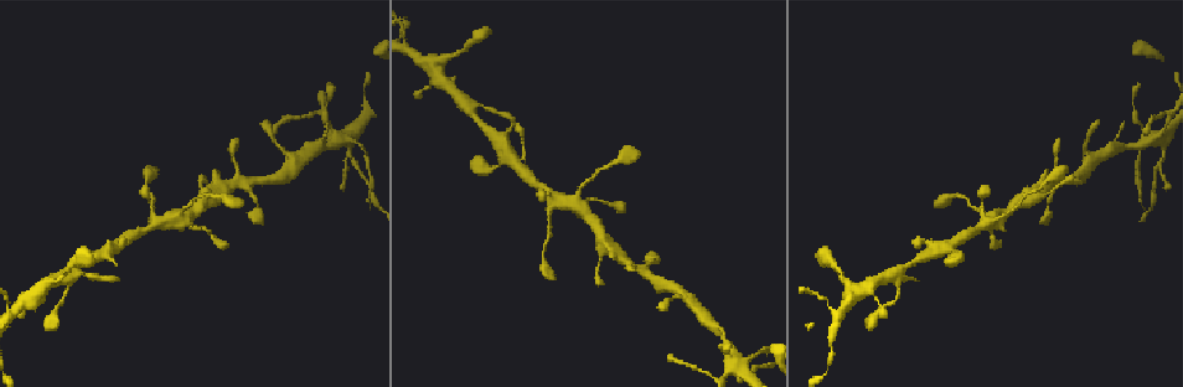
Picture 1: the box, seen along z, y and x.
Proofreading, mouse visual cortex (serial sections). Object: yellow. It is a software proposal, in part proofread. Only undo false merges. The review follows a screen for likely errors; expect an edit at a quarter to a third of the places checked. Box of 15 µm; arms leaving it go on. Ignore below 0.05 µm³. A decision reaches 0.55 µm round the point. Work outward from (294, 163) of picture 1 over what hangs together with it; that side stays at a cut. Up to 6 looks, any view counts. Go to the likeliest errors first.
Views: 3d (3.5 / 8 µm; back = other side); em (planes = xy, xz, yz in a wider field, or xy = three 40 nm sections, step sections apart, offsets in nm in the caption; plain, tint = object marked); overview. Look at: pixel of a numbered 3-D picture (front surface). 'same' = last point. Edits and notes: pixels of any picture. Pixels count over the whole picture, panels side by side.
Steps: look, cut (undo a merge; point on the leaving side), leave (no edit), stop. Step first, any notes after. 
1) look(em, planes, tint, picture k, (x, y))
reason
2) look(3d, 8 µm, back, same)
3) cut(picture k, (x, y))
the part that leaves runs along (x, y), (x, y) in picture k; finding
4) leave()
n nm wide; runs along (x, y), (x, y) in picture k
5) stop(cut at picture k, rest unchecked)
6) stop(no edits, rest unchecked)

look(3d, 3.5 µm, picture 1, (1168, 113))
three arms meet

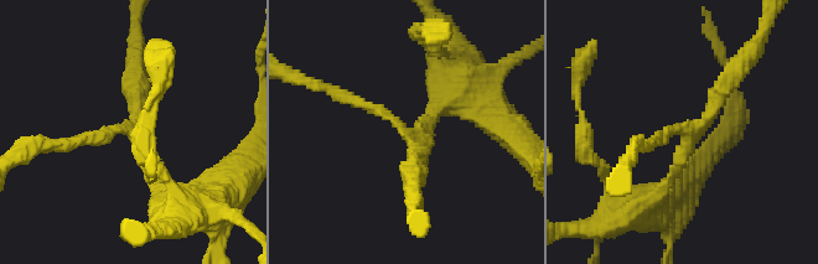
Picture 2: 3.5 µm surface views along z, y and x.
look(em, xy, step 3, tint, picture 2, (394, 124))
3 arms; arms of 150, 150, 250 nm; need the tissue

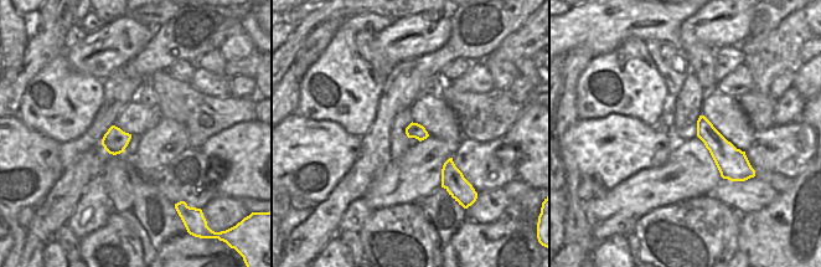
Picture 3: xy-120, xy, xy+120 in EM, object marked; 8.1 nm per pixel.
leave()
120 nm wide; runs along (156, 185), (127, 128), (46, 143) in picture 2; all the same cell

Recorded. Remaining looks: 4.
look(3d, 8 µm, picture 1, (246, 181))
two arms in line, one across

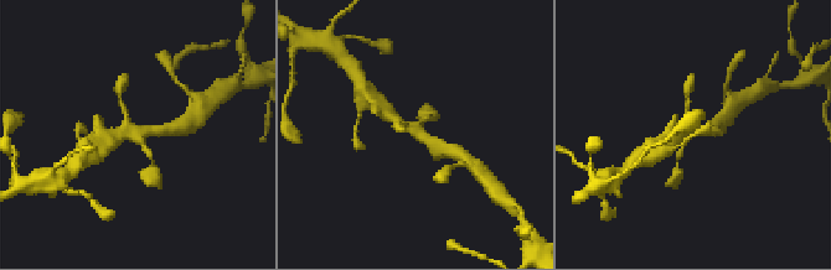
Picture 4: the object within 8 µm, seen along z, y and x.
look(em, planes, tint, picture 4, (414, 133))
need the tissue

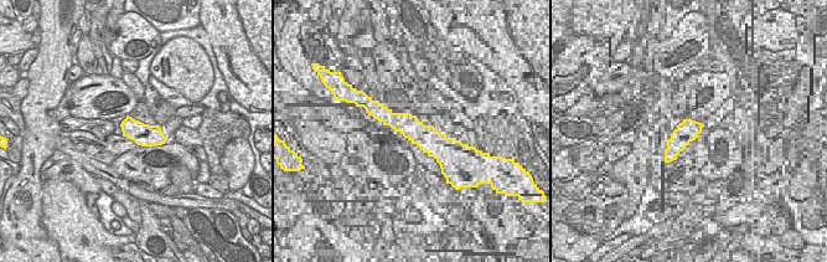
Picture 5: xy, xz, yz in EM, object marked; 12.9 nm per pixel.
leave()
runs along (447, 149), (438, 148), (386, 113) in picture 4; one cell here

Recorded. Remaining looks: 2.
look(3d, 3.5 µm, picture 1, (469, 109))
thin neck

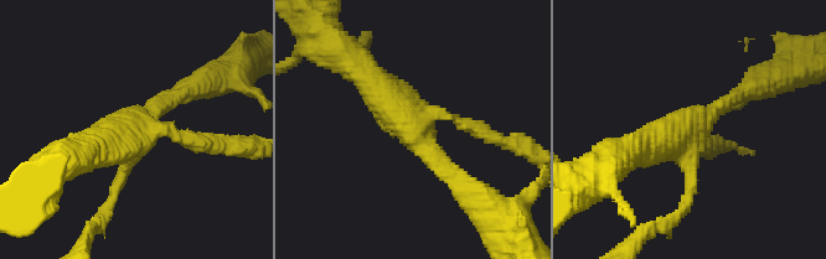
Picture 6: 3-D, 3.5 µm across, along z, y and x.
look(em, xy, step 5, tint, picture 6, (414, 130))

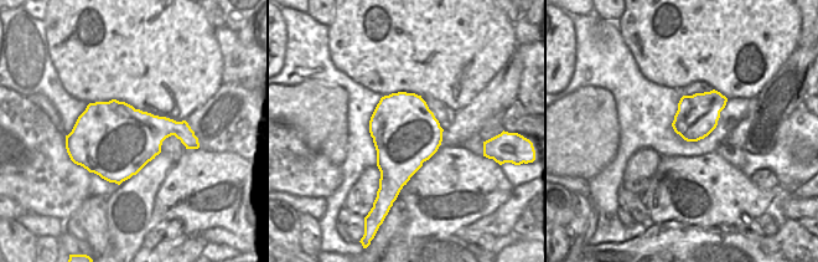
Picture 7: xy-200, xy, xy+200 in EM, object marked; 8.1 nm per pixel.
leave()
arms of 150, 200, 200, 400 nm; runs along (449, 172), (350, 58) in picture 6; continuous, no second cell

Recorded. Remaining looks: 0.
stop(no edits, rest unchecked)

